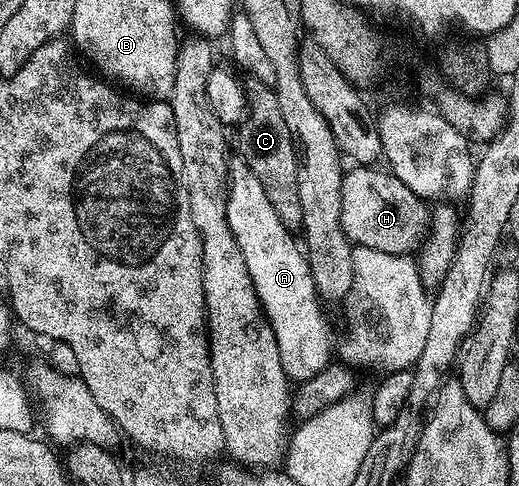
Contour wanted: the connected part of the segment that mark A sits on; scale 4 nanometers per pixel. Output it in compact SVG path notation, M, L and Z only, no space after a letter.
M249 166L241 167L237 171L237 179L241 179L241 191L233 195L233 203L225 201L225 215L229 222L231 233L243 253L243 261L247 265L247 273L251 273L253 288L257 294L257 300L261 302L261 309L269 327L275 333L275 341L279 345L279 361L283 361L283 369L290 380L304 381L315 377L331 361L329 355L333 351L333 339L329 336L329 323L325 320L326 308L323 300L317 294L317 286L311 277L311 269L306 252L302 244L293 240L290 228L275 213L275 205L267 197L263 185L259 185L259 177L249 171Z

